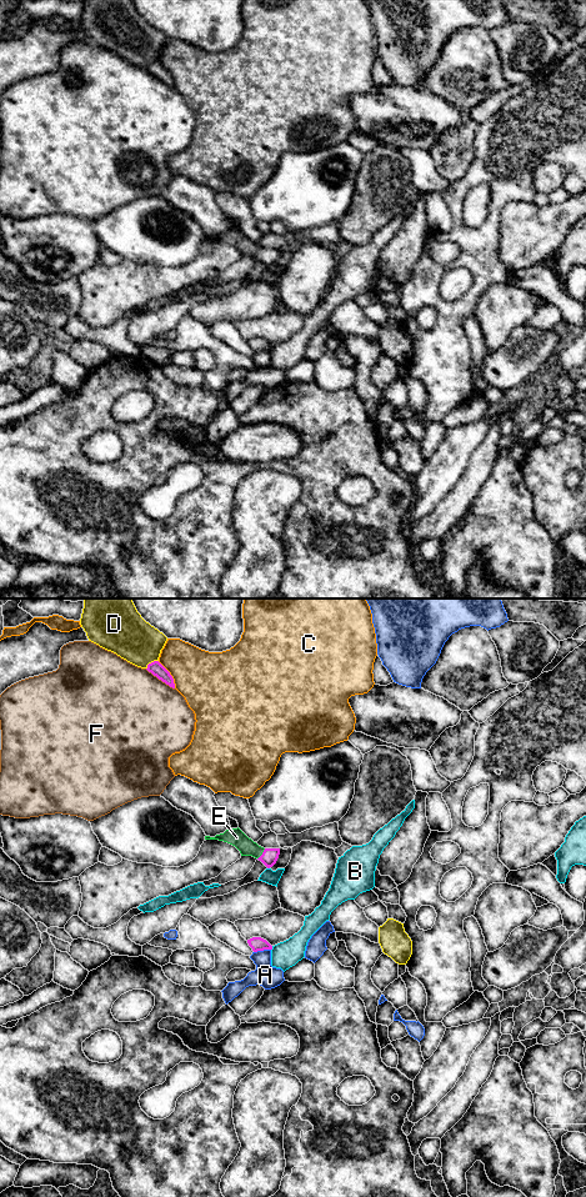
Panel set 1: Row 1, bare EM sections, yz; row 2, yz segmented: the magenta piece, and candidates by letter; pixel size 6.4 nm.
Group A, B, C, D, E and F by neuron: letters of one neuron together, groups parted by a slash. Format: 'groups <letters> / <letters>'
groups A / B / C / D / E / F

